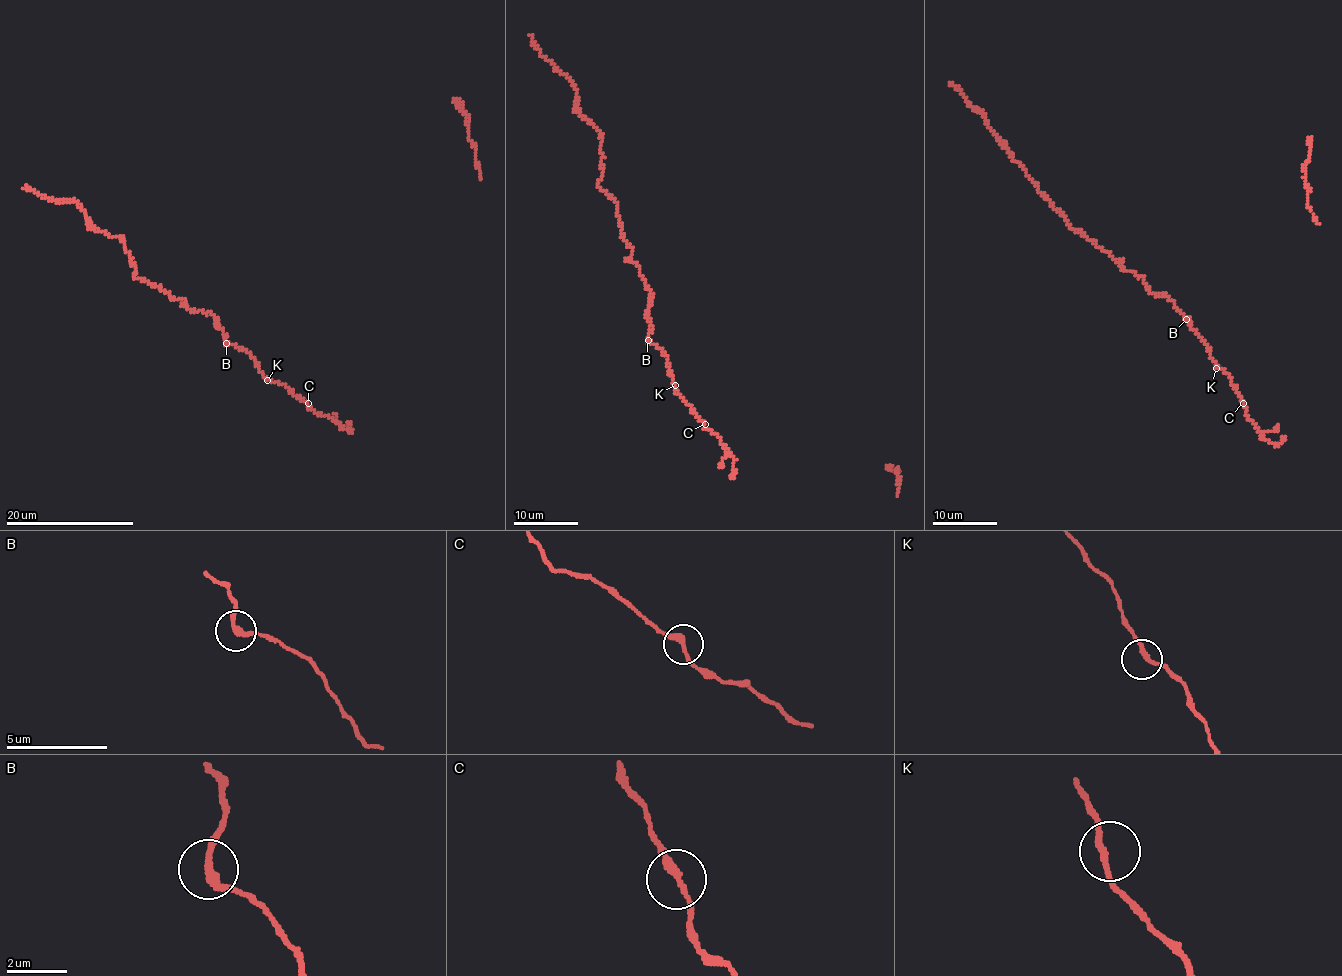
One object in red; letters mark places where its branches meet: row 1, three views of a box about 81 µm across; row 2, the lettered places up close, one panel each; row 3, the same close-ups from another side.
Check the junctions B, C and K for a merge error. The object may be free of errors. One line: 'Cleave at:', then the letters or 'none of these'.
Cleave at: none of these

